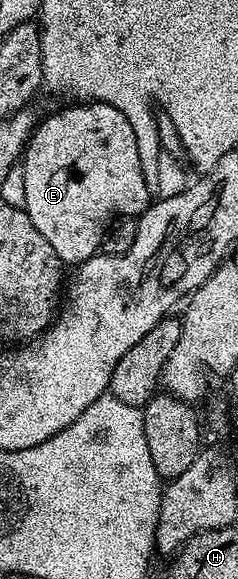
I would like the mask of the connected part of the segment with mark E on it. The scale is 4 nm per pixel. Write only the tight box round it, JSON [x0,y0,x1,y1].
[21,101,153,267]

